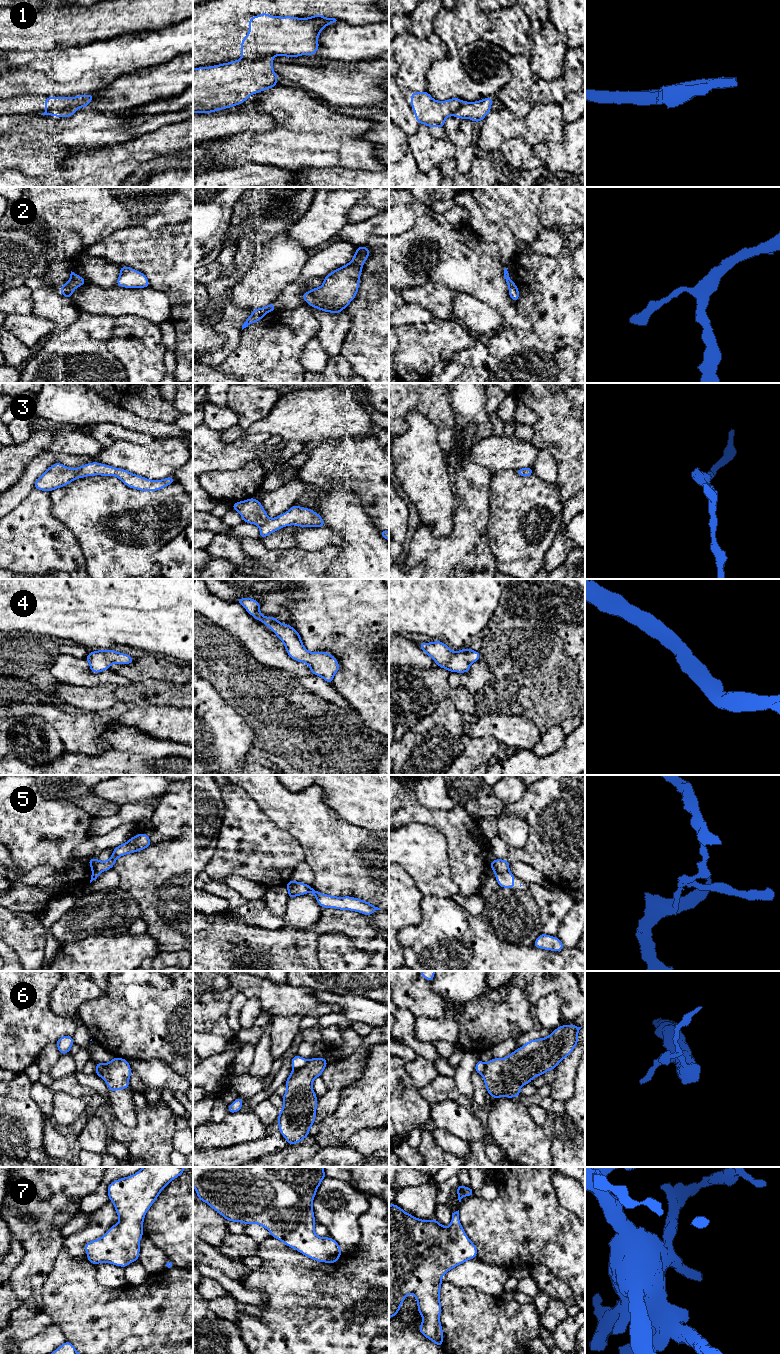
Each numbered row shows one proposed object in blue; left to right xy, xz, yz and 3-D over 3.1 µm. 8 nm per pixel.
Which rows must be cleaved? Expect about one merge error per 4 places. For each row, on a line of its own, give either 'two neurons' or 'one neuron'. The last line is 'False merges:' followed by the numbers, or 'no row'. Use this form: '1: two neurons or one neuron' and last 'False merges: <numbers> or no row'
1: two neurons
2: one neuron
3: one neuron
4: one neuron
5: two neurons
6: two neurons
7: one neuron
False merges: 1, 5, 6

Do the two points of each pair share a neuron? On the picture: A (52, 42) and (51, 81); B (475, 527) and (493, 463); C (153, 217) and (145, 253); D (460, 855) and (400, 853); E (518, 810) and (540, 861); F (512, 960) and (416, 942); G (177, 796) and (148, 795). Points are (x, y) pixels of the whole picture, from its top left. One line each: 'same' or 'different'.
A: different
B: different
C: different
D: different
E: same
F: same
G: different

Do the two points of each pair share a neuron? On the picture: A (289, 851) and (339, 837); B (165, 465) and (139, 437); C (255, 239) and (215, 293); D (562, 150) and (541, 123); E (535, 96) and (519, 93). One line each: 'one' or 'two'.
A: two
B: two
C: one
D: two
E: two

